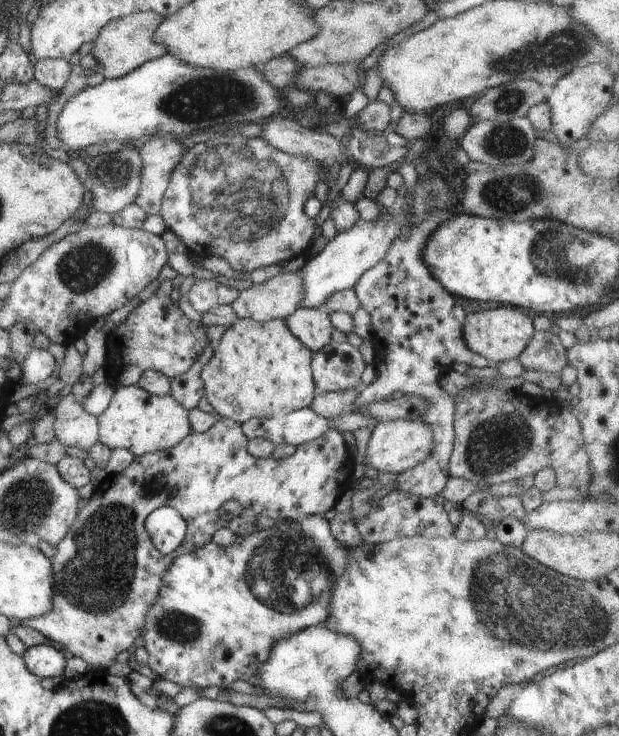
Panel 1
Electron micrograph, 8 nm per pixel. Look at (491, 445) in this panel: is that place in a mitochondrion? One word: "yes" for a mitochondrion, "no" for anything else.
yes

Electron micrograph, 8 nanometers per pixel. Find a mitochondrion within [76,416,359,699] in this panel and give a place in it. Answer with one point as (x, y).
(281, 572)

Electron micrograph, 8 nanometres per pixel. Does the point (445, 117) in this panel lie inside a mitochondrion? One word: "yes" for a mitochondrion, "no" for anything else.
no

